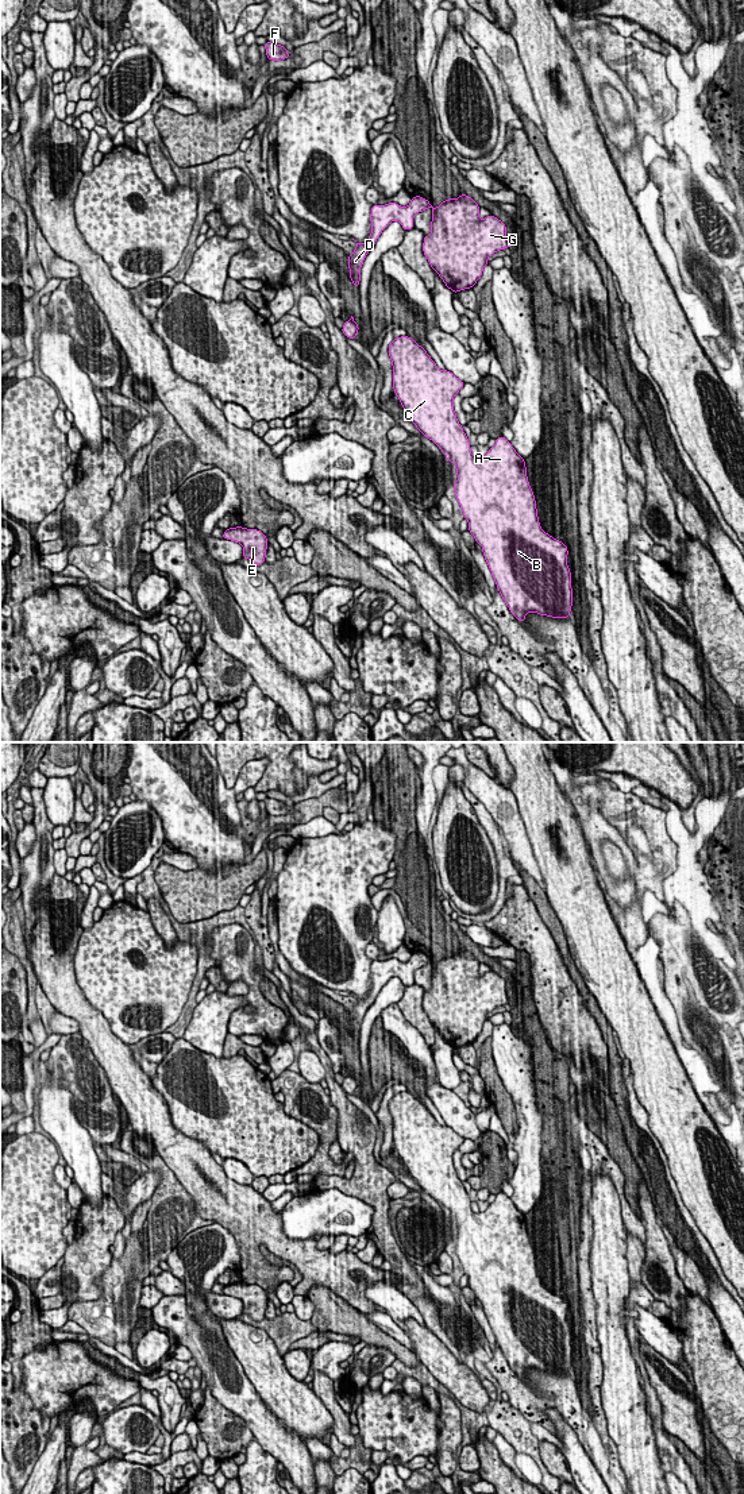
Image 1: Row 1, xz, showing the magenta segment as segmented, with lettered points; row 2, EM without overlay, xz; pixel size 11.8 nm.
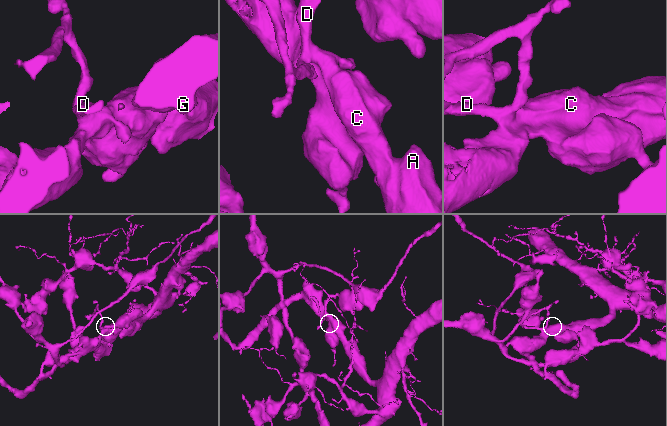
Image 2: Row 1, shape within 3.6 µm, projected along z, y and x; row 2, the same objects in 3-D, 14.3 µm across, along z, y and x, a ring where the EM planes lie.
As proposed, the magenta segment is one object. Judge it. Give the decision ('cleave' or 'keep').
keep

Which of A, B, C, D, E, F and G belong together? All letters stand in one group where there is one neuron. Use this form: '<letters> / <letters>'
A B C D E F G

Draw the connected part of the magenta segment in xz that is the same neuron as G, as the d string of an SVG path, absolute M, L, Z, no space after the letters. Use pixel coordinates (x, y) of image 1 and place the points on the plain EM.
M466 950L458 954L448 954L433 964L428 956L420 951L412 953L408 962L397 958L371 962L371 989L365 999L356 997L352 1009L348 1011L350 1035L359 1043L361 1023L369 1007L374 1003L382 987L392 978L398 977L405 987L413 984L413 973L428 964L432 964L431 989L424 992L423 1008L431 1023L443 1035L446 1042L454 1049L471 1045L481 1034L483 1023L489 1019L487 1014L500 1005L512 1003L506 992L506 981L494 972L479 974L479 961Z

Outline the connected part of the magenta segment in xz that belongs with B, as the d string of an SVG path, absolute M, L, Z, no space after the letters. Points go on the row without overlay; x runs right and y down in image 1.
M409 1092L396 1093L388 1107L393 1122L393 1146L402 1163L415 1182L442 1205L451 1220L455 1220L455 1252L464 1275L469 1277L469 1288L482 1302L509 1367L520 1378L524 1378L528 1368L568 1374L574 1352L567 1321L568 1305L540 1282L524 1213L502 1192L496 1194L486 1211L475 1213L454 1166L454 1153L464 1138L448 1126L440 1126L425 1104Z

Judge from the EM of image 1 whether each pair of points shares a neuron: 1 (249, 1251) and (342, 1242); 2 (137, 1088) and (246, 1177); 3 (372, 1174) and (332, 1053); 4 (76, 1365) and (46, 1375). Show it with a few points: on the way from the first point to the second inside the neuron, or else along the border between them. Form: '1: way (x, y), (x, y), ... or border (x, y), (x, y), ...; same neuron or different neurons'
1: border (344, 1249), (336, 1253), (328, 1250); different neurons
2: border (220, 1165), (228, 1177), (241, 1184), (247, 1184); different neurons
3: border (319, 1043), (334, 1073); different neurons
4: way (69, 1371), (53, 1375); same neuron

